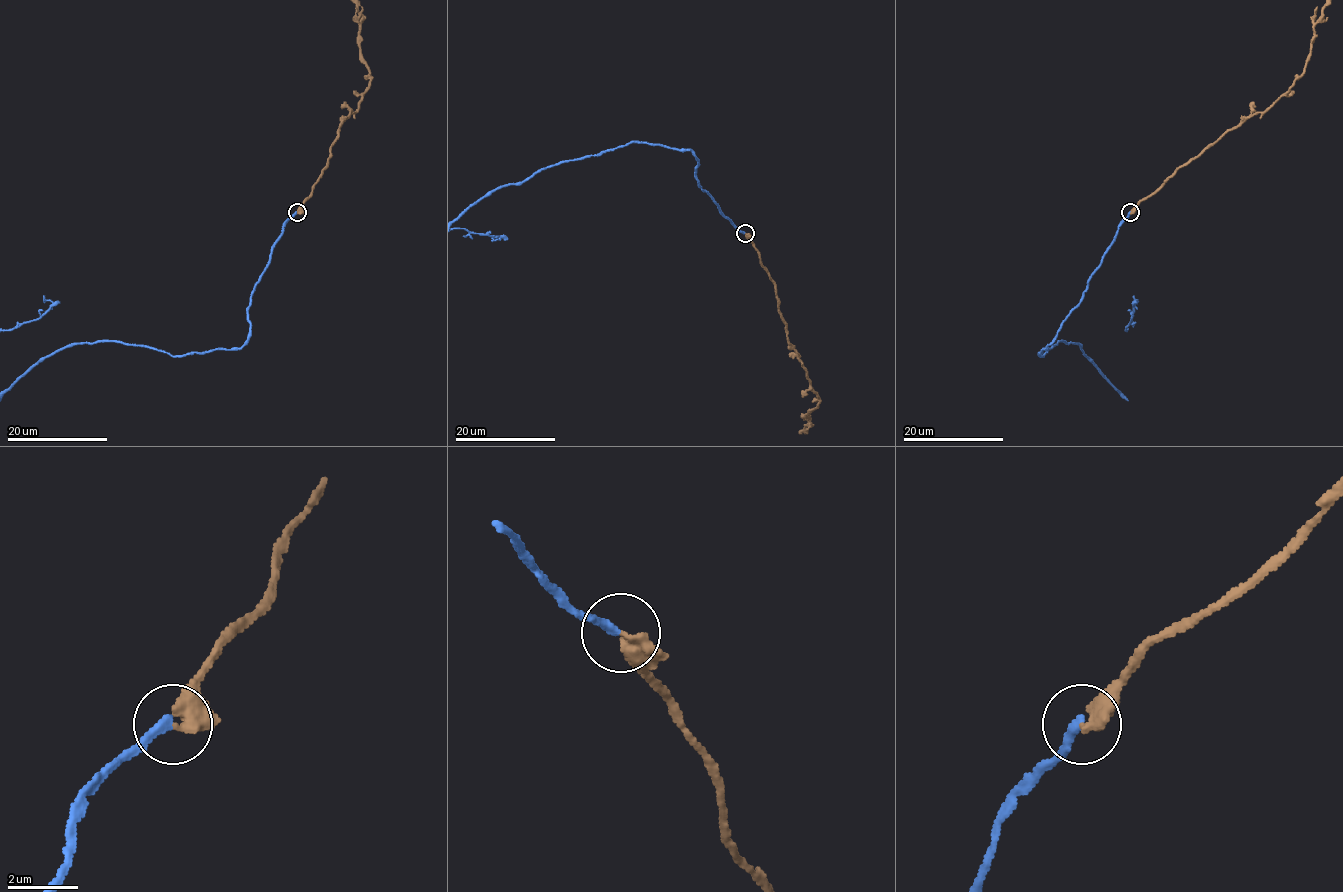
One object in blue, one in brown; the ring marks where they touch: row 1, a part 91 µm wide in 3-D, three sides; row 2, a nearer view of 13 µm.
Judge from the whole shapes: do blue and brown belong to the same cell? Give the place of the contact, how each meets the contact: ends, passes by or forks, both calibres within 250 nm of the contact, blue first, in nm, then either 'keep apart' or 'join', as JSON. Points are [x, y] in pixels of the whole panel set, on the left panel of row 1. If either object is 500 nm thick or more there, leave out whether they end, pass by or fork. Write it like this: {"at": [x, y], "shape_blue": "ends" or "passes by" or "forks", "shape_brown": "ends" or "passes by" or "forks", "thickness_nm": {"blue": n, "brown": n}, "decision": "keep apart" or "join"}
{"at": [297, 212], "shape_blue": "ends", "shape_brown": "ends", "thickness_nm": {"blue": 240, "brown": 360}, "decision": "join"}

